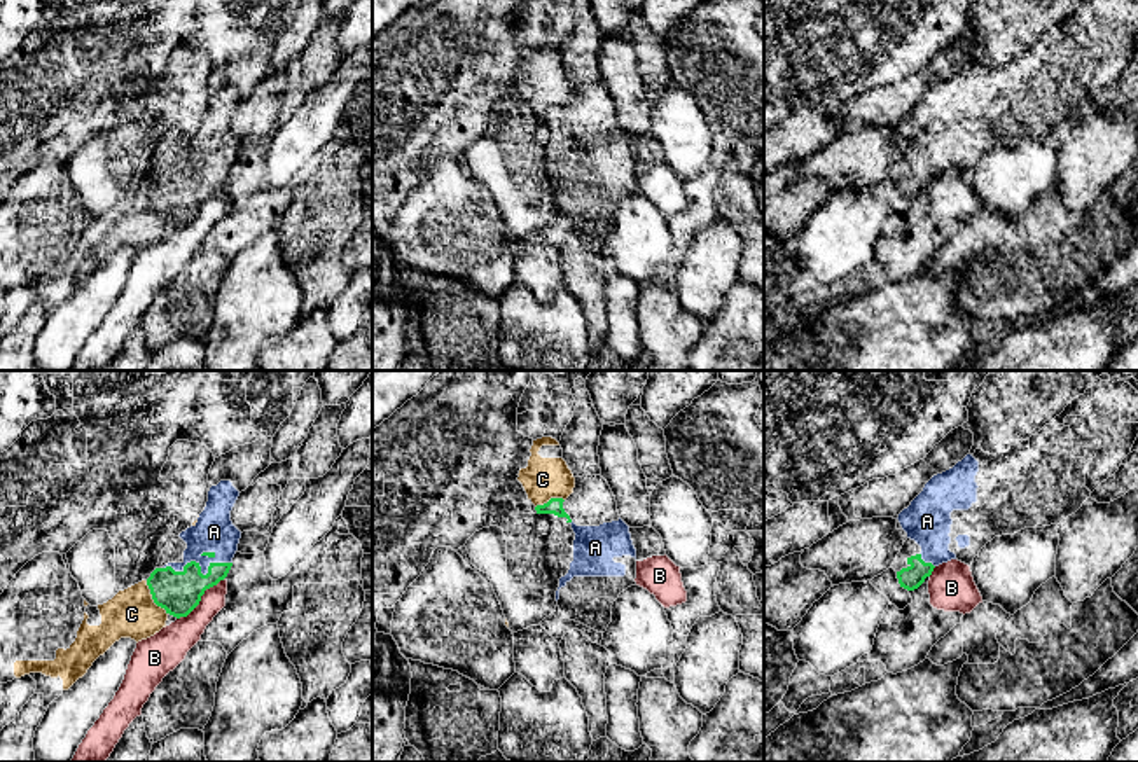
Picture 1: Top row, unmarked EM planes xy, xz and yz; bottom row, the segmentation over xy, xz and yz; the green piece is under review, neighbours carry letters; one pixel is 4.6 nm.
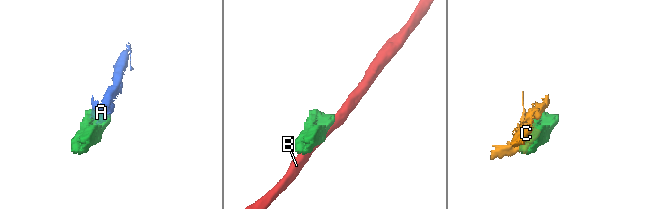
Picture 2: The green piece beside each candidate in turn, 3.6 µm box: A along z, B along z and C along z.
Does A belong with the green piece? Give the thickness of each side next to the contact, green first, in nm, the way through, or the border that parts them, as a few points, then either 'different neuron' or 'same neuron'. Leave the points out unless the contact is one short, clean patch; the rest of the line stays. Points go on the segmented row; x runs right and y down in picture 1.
calibres 200 and 190 nm; way xy (179, 593), (200, 567), (214, 532); same neuron

